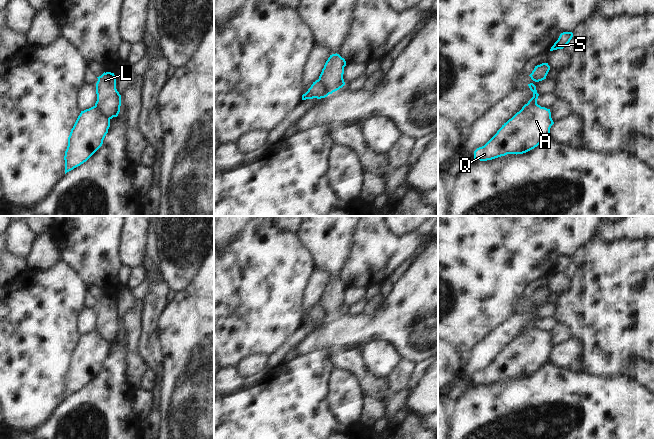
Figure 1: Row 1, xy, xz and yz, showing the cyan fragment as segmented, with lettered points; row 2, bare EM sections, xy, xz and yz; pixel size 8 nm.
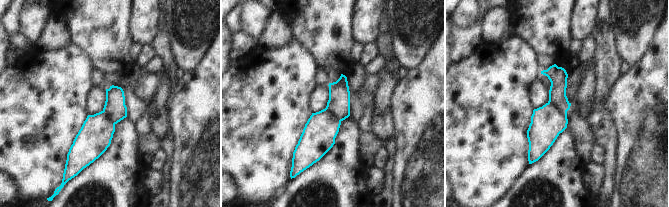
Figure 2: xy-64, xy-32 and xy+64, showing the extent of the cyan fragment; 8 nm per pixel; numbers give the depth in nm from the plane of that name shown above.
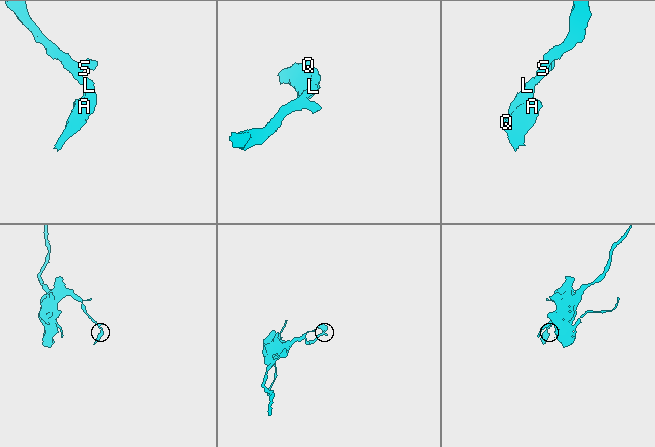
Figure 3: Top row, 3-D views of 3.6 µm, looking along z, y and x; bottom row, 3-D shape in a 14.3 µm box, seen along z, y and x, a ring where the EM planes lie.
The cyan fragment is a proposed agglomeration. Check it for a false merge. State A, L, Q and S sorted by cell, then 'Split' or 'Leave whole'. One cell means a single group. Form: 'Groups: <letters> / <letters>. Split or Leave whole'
Groups: A Q / L S. Split.

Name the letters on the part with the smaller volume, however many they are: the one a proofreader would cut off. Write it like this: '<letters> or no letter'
A, Q.

